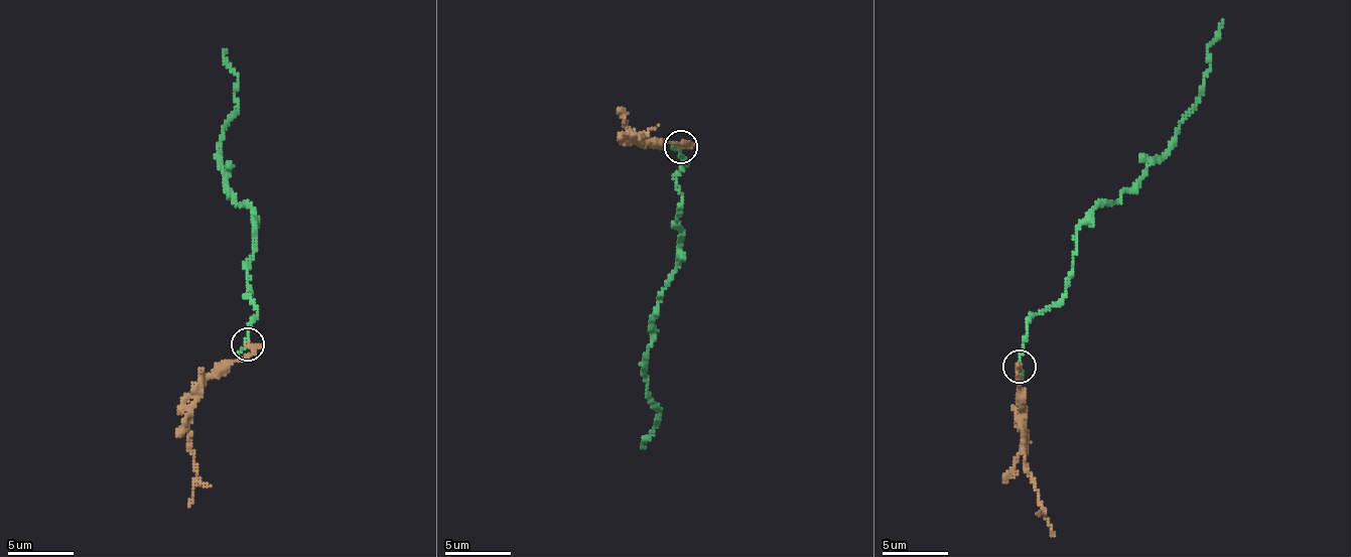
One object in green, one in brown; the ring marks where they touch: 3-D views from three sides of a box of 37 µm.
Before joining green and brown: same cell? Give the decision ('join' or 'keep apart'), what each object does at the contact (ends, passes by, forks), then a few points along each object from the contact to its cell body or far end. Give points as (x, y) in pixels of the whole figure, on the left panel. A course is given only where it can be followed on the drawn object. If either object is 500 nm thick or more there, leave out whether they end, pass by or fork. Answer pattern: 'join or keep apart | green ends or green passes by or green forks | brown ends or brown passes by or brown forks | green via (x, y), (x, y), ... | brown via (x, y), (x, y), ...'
keep apart | green ends | brown ends | green via (248, 345), (257, 306), (247, 296), (253, 223), (228, 191), (222, 160), (223, 126), (238, 105), (227, 49) | brown via (248, 345), (252, 351), (216, 370), (205, 381), (191, 410), (188, 431), (196, 480), (188, 507)

